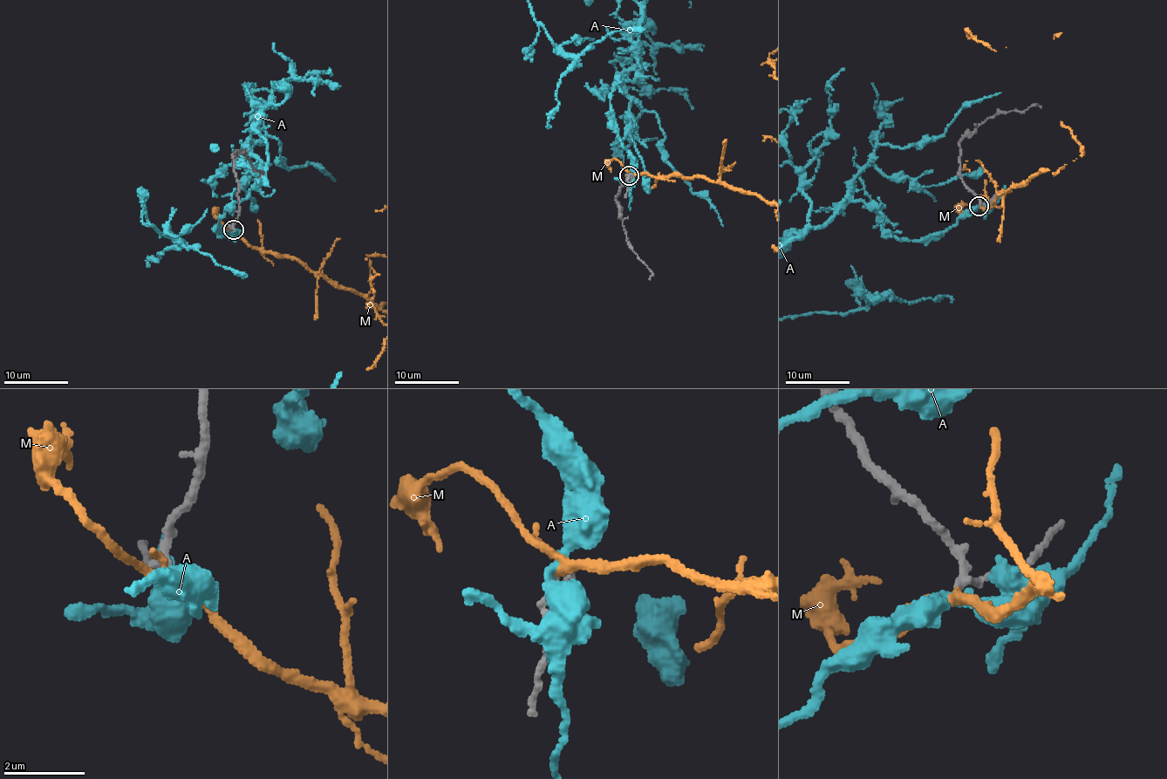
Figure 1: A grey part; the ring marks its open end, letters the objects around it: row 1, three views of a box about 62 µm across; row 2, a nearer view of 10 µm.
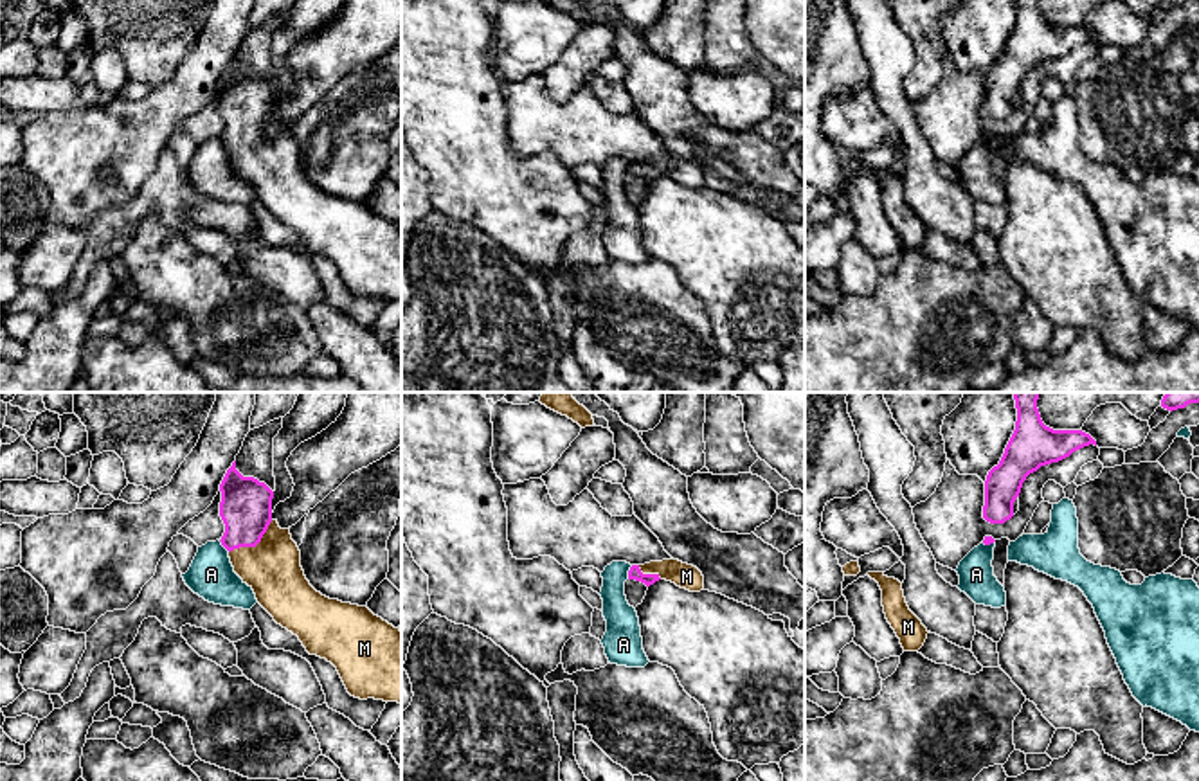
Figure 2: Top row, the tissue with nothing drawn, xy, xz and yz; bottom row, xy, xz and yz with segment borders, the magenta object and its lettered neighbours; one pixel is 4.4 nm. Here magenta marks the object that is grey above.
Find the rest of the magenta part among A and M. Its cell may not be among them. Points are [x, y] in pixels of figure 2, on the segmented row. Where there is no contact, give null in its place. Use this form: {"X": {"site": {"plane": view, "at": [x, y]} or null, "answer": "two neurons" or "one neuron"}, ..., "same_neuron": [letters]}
{"A": {"site": {"plane": "xz", "at": [629, 573]}, "answer": "two neurons"}, "M": {"site": {"plane": "xy", "at": [254, 546]}, "answer": "one neuron"}, "same_neuron": ["M"]}

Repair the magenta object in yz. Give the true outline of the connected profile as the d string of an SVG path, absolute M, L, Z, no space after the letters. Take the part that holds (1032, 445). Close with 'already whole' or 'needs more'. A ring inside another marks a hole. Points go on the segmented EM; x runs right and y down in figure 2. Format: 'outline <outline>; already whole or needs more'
outline M1014 392L1017 421L997 466L985 480L983 518L1005 524L1014 516L1014 502L1023 482L1041 466L1059 462L1096 441L1082 430L1053 430L1041 419L1039 392Z; already whole

